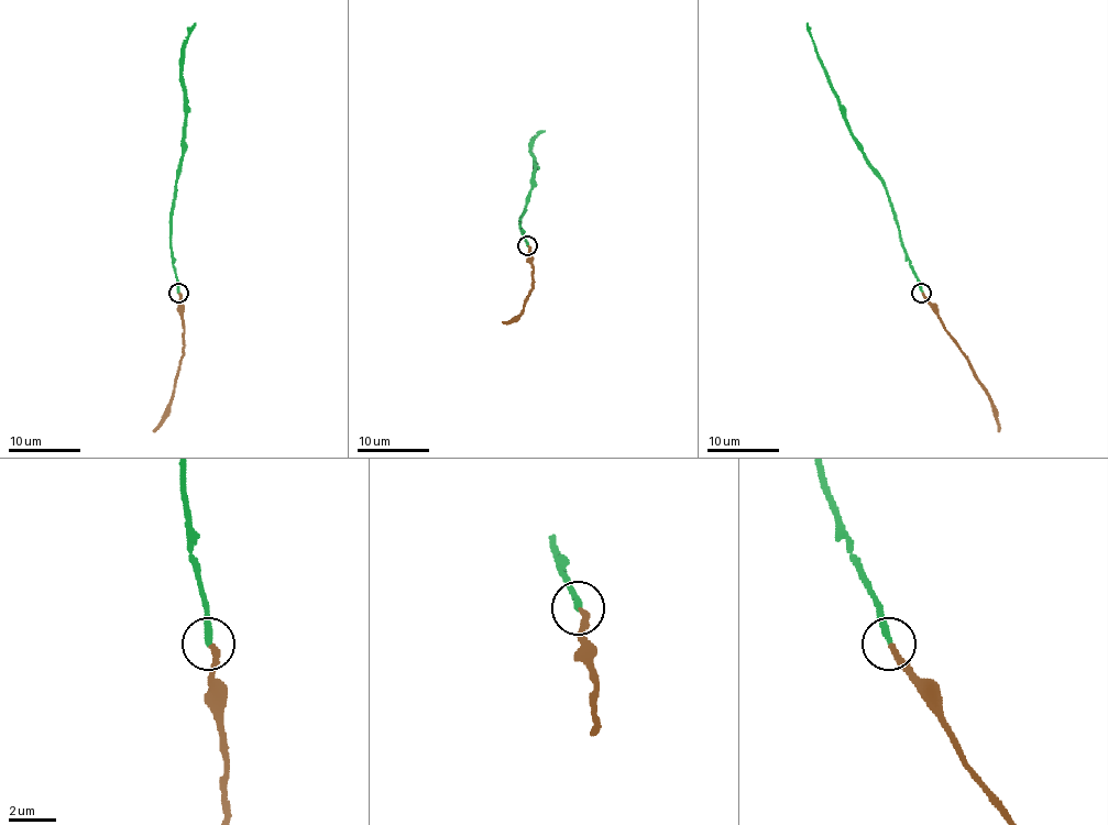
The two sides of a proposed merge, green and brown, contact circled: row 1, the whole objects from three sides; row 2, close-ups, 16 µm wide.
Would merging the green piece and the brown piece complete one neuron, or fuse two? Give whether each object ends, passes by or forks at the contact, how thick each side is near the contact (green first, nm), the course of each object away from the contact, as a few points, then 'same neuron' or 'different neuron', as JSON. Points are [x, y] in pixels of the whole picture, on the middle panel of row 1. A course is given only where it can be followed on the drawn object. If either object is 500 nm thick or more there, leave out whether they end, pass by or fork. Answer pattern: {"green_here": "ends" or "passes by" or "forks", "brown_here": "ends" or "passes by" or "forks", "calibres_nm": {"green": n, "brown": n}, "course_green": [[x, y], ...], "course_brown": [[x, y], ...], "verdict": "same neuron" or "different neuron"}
{"green_here": "ends", "brown_here": "ends", "calibres_nm": {"green": 280, "brown": 260}, "course_green": [[527, 245], [519, 219], [534, 174], [530, 143], [545, 130]], "course_brown": [[527, 245], [533, 289], [519, 312], [511, 322], [503, 322]], "verdict": "same neuron"}

